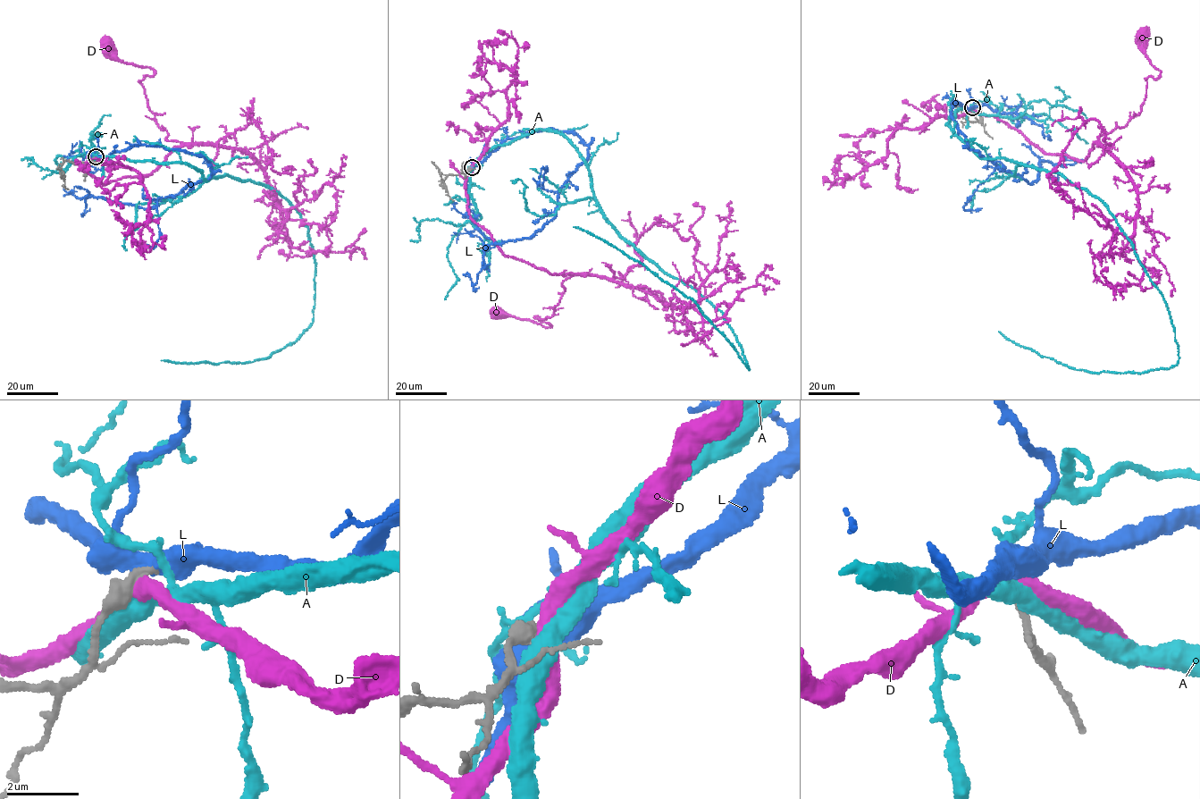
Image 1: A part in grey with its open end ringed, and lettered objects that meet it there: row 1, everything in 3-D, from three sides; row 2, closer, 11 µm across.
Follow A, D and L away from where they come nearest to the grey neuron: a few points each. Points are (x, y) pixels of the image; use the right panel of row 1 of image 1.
A: (971, 110), (946, 123), (983, 158), (1058, 172), (1108, 209), (1163, 298), (1178, 362), (1093, 373), (998, 331)
D: (972, 108), (1044, 151), (1082, 161), (1098, 136), (1138, 114), (1145, 79), (1160, 73), (1142, 34)
L: (972, 107), (954, 102), (958, 130), (970, 148), (1001, 170), (1030, 184), (1040, 162), (1074, 164), (1066, 153)

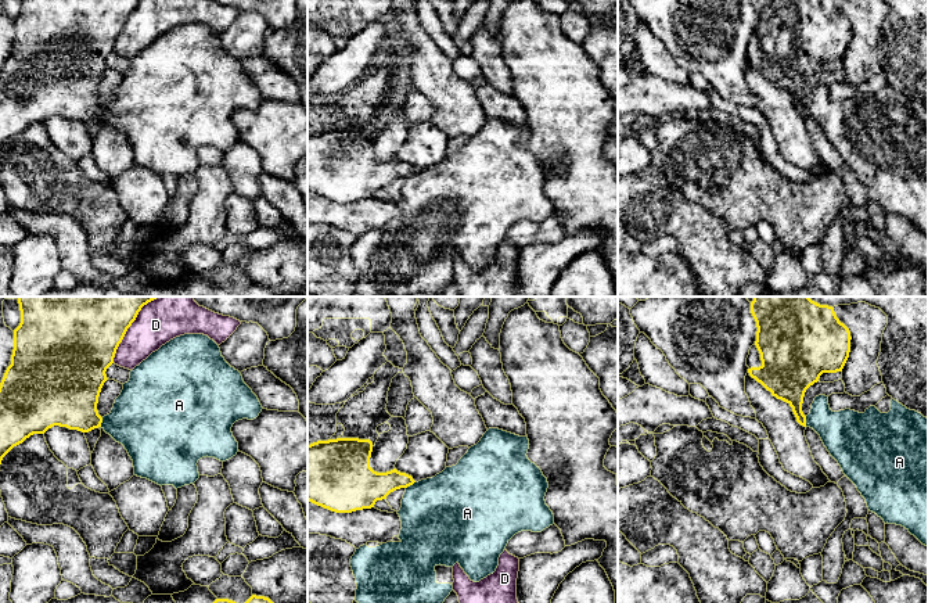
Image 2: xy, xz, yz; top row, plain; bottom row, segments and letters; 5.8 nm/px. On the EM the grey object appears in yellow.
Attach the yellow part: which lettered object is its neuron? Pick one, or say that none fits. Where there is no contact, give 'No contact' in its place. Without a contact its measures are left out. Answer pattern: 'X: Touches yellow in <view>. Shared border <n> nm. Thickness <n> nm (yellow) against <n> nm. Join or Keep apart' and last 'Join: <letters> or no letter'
A: Touches yellow in yz. Shared border 60 nm. Thickness 220 nm (yellow) against 280 nm. Keep apart
D: Touches yellow in xy. Shared border 340 nm. Thickness 400 nm (yellow) against 220 nm. Keep apart
L: No contact. Join
Join: L

